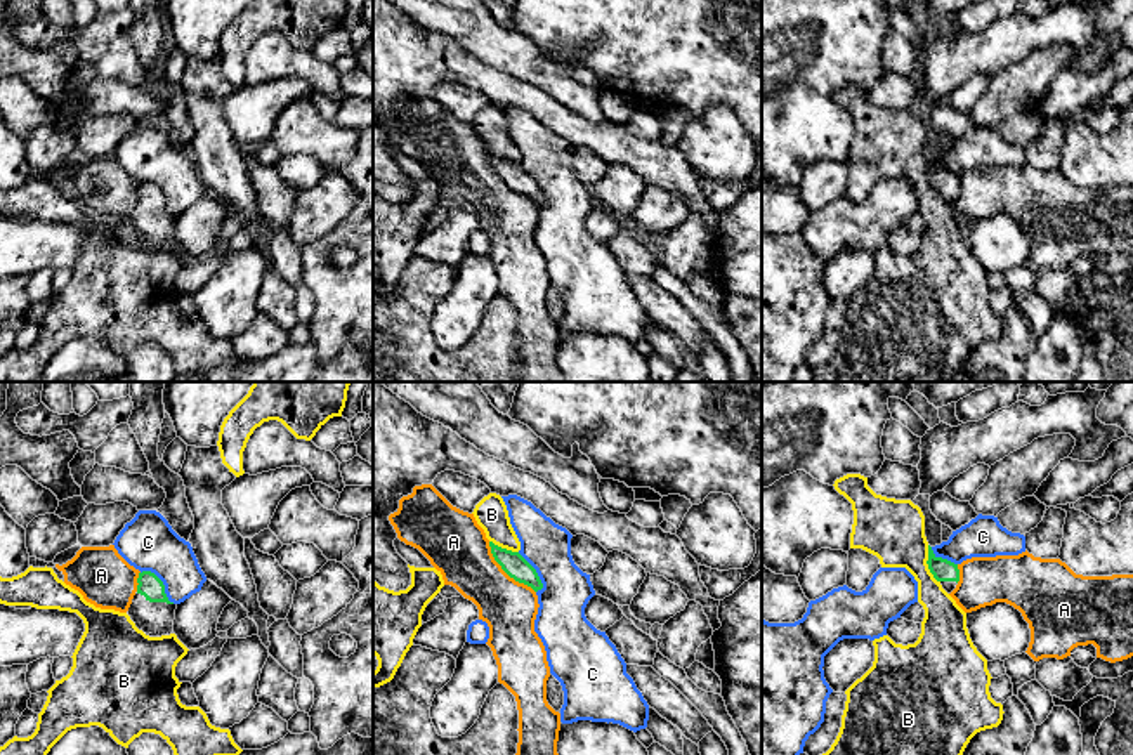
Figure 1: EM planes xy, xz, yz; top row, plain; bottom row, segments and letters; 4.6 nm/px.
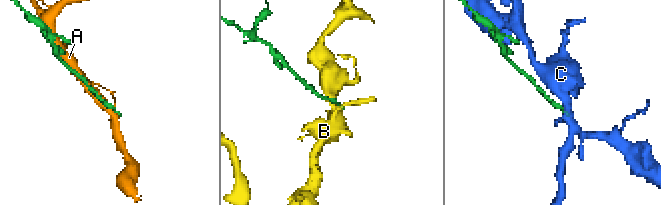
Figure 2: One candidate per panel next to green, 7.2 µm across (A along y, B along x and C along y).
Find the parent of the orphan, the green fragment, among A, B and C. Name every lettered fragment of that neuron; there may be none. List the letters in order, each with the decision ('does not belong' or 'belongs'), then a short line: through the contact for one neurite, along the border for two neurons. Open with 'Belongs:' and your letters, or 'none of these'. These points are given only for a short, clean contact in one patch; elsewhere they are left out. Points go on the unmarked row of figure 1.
Belongs: none of these
A: does not belong
B: does not belong; line yz (927, 157), (927, 179), (939, 193)
C: does not belong; line xy (143, 181), (150, 181), (162, 193), (165, 207), (174, 214)

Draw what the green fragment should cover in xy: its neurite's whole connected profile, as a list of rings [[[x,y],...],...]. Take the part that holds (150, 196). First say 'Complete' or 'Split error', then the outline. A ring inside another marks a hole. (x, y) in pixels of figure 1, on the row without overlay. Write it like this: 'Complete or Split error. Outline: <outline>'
Split error. Outline: [[[151,182],[139,184],[137,203],[127,222],[139,241],[149,248],[174,245],[177,215],[170,213],[163,193]]]

